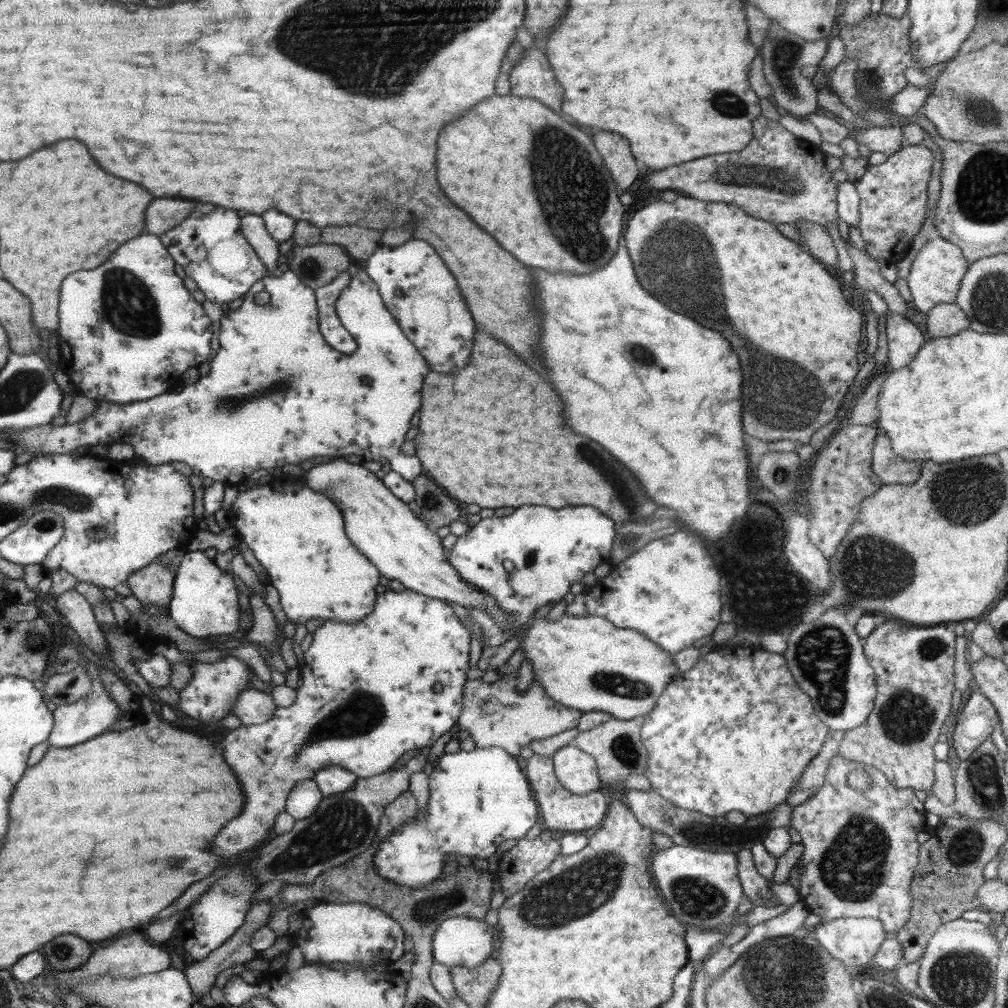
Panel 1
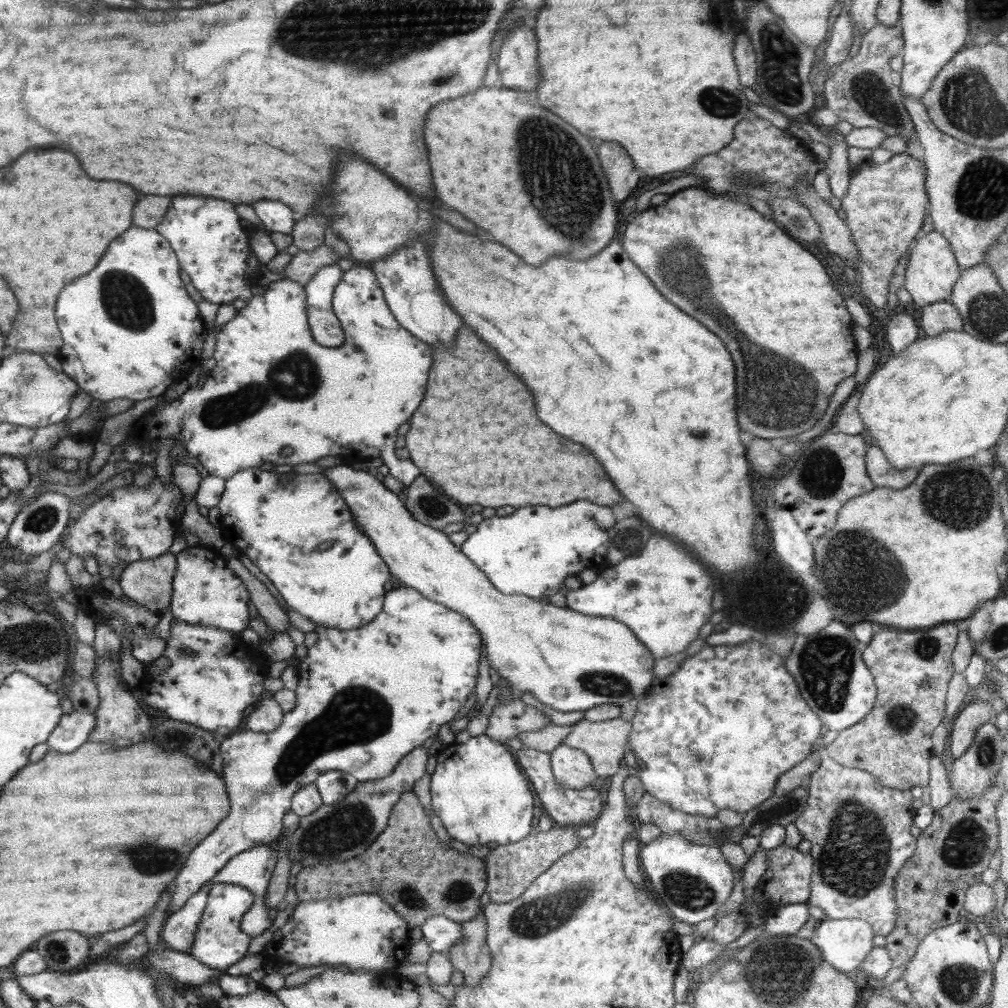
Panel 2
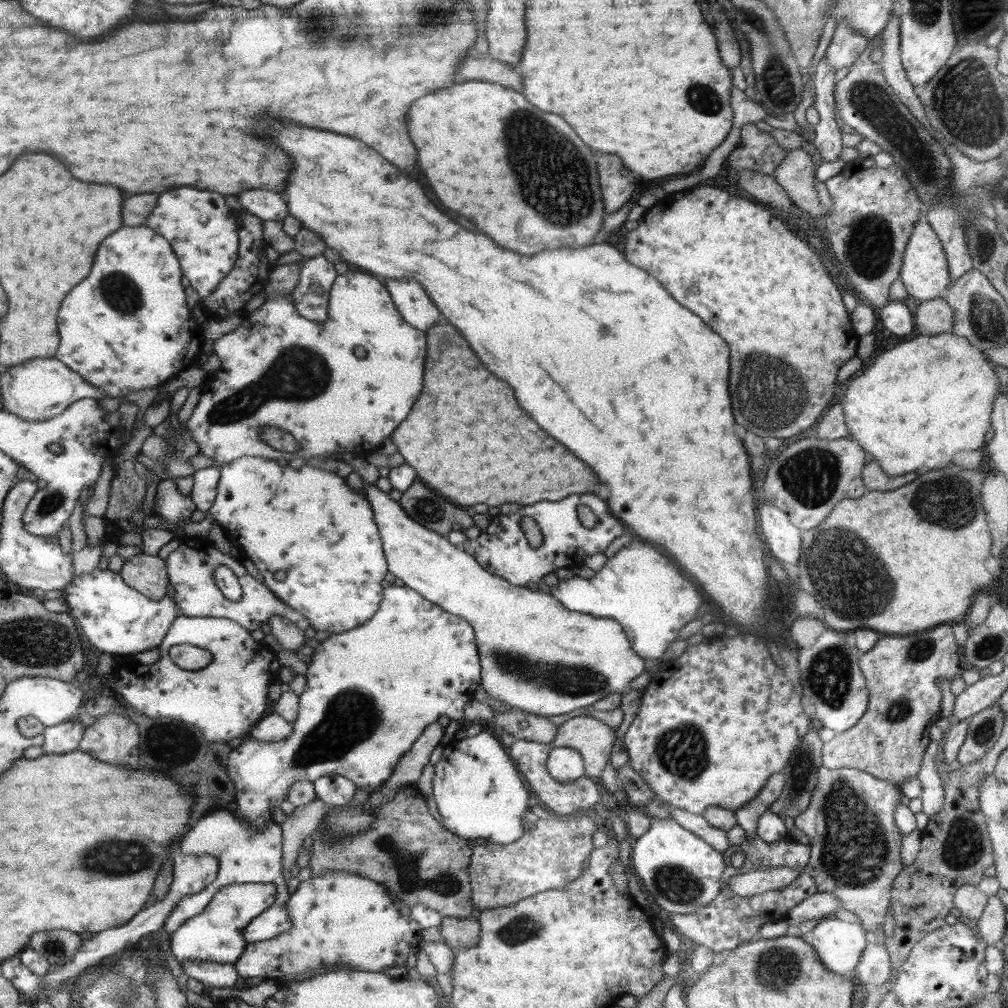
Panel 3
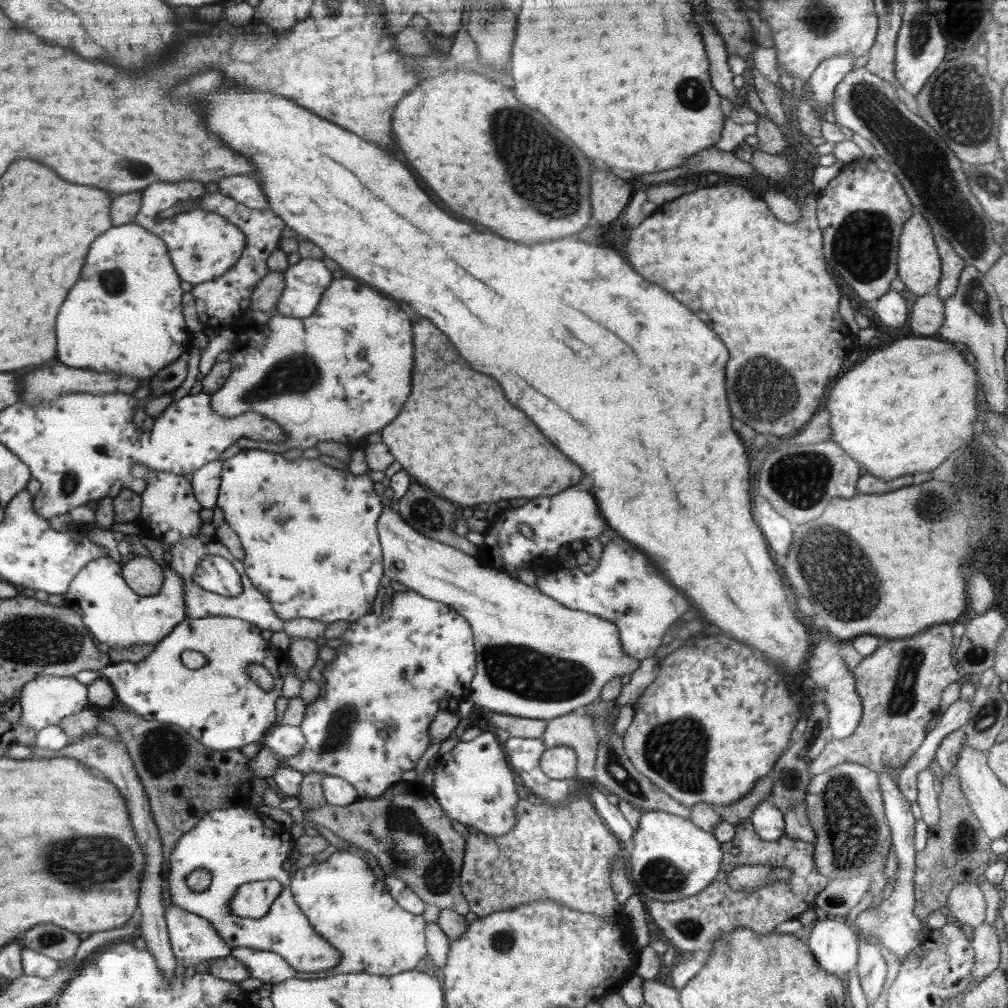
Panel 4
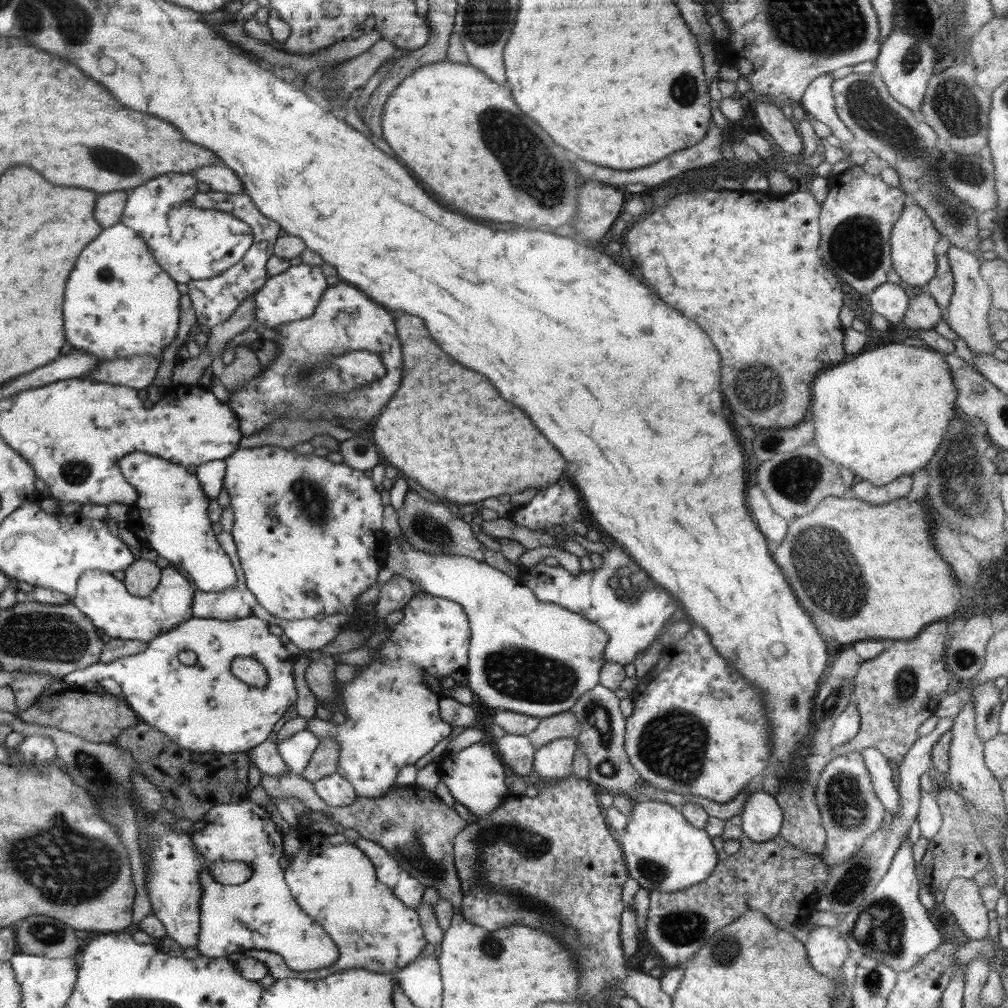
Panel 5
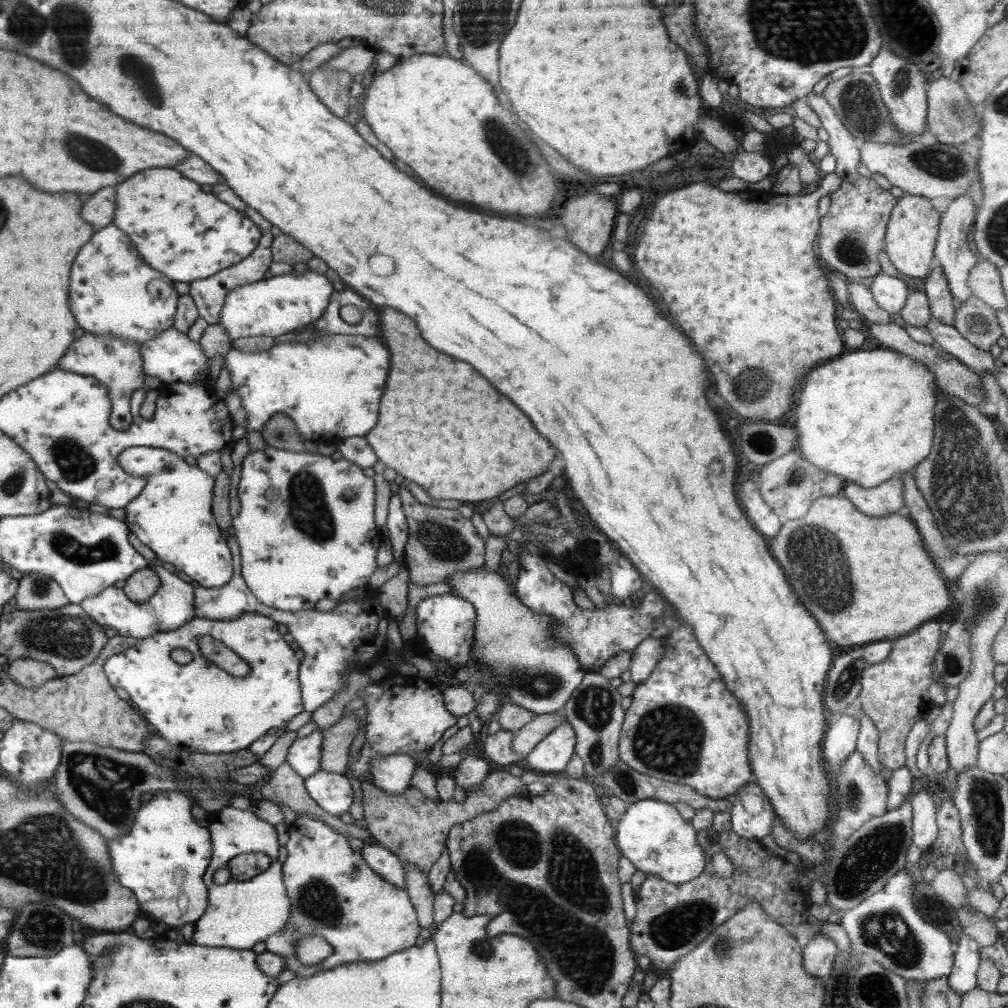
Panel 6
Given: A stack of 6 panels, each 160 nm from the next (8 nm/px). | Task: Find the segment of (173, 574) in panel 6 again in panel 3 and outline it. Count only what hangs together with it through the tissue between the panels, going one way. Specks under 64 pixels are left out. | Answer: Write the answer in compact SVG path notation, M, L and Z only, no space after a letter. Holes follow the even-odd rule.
M98 567L88 574L73 576L72 580L63 588L63 598L68 604L68 613L75 619L80 633L86 636L92 646L96 646L102 653L131 656L138 652L154 650L160 646L170 625L180 614L176 600L166 595L160 601L152 601L130 588L119 573L110 569L101 570Z

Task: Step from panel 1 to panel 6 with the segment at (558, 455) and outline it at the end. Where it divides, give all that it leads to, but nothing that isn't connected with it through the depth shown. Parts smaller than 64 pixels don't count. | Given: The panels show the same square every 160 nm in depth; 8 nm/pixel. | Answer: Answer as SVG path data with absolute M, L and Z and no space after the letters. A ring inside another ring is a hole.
M380 306L378 308L380 319L380 332L383 336L384 343L387 346L390 356L392 356L392 366L390 366L390 374L388 374L388 382L386 382L386 390L382 394L382 402L380 402L380 416L378 416L378 424L365 434L368 444L374 448L377 460L384 462L388 468L394 468L398 474L402 474L404 478L416 482L418 486L422 486L432 498L438 500L462 500L462 502L476 502L476 500L490 500L494 496L500 496L502 492L514 488L516 484L522 484L534 476L540 476L542 472L548 470L550 462L554 460L554 450L550 448L550 444L534 430L532 422L504 396L500 394L494 386L490 386L486 382L486 378L482 378L470 364L450 358L438 350L434 350L432 346L428 346L422 336L420 330L416 328L416 323L412 318L394 310L390 306Z

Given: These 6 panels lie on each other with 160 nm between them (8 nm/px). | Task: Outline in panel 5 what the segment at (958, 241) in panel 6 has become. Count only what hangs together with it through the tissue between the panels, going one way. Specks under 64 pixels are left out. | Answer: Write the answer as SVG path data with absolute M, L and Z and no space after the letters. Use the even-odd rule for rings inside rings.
M953 244L946 254L954 277L953 295L948 308L944 310L948 315L946 322L968 345L972 353L992 355L998 345L994 344L994 340L990 336L988 311L991 307L991 292L980 272L981 260L975 254L970 254Z

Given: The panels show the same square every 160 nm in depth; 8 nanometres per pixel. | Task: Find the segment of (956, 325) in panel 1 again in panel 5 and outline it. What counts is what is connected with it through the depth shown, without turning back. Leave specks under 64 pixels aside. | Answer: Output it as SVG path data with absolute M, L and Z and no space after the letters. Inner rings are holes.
M923 292L909 300L909 307L903 321L912 331L935 329L940 322L942 310L928 292Z

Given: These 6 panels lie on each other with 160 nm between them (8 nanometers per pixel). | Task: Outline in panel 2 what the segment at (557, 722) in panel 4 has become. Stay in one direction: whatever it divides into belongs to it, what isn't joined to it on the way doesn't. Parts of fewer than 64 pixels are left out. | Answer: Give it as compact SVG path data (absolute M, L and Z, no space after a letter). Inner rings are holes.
M619 717L598 722L582 719L572 728L570 734L564 739L563 744L585 752L589 756L598 778L612 777L624 767L626 748L631 748L629 743L630 731L632 730L631 721L624 721Z

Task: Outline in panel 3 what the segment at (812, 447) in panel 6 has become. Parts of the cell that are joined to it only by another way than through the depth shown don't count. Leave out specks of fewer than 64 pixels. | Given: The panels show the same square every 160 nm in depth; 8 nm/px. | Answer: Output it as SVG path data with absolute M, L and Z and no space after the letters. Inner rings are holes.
M943 333L935 336L915 334L906 342L874 357L860 376L844 386L837 400L842 402L849 438L854 439L888 476L914 474L921 466L942 469L960 450L986 446L984 434L990 430L992 403L998 393L998 376L982 350L966 338Z

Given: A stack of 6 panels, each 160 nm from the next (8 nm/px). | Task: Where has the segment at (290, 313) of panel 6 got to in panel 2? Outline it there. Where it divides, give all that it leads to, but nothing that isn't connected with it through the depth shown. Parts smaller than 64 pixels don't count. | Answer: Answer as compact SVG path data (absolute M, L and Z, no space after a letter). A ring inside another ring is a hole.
M338 264L323 266L303 286L312 338L322 347L334 348L344 344L344 331L332 306L334 289L342 280L342 275L343 271Z

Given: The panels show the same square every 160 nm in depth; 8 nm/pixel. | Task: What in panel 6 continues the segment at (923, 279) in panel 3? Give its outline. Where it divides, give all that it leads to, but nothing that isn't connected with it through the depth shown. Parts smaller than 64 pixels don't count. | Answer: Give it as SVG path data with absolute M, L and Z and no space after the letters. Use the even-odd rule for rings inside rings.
M919 194L902 195L892 209L884 237L884 250L898 272L912 278L927 278L942 215L930 203L930 198Z

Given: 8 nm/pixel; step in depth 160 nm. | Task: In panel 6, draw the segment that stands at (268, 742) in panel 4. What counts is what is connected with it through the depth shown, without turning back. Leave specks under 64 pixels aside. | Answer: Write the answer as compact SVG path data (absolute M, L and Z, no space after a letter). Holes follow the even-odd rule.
M317 728L304 738L296 739L288 749L285 761L303 779L321 769L321 731Z

